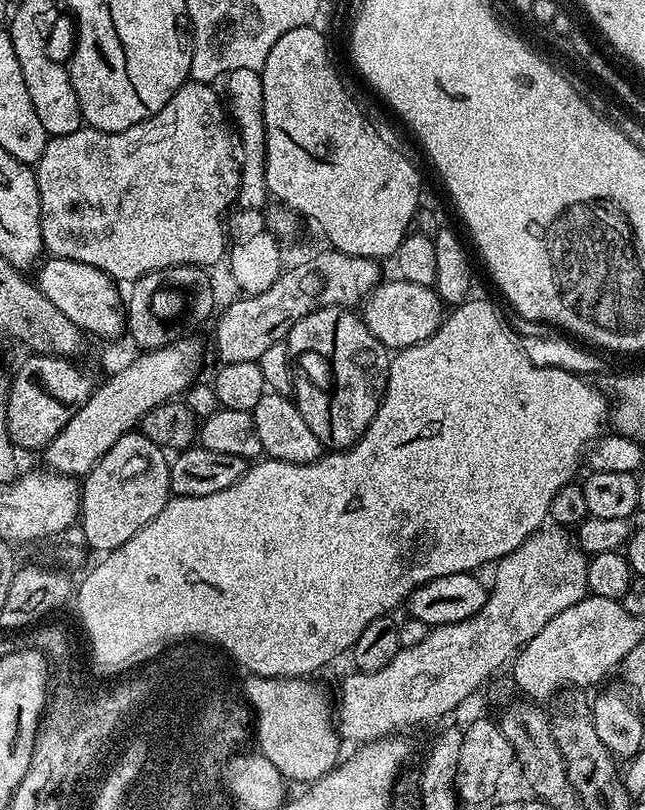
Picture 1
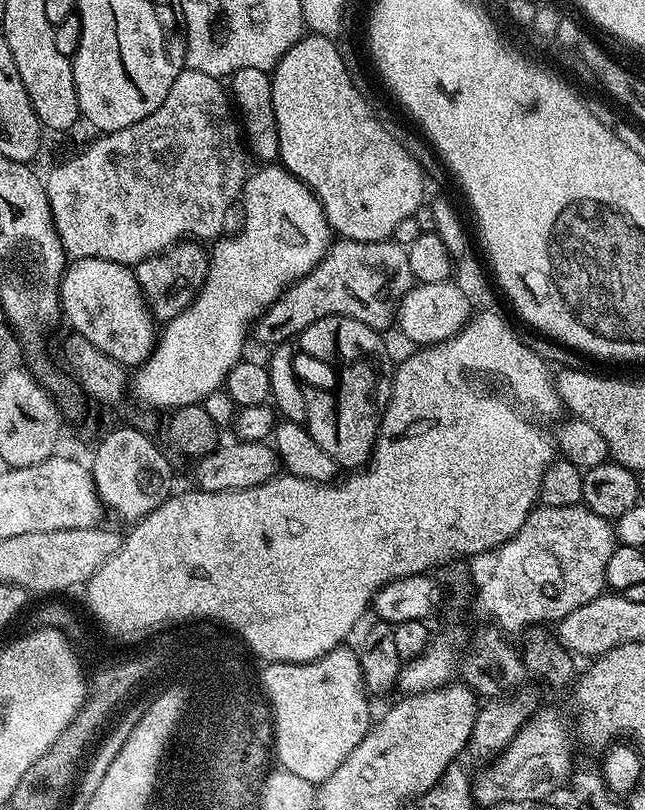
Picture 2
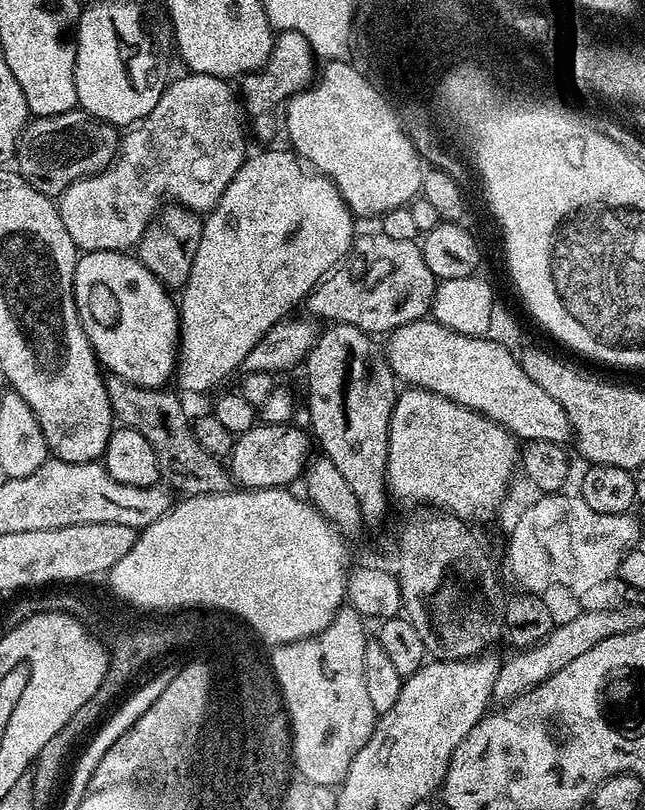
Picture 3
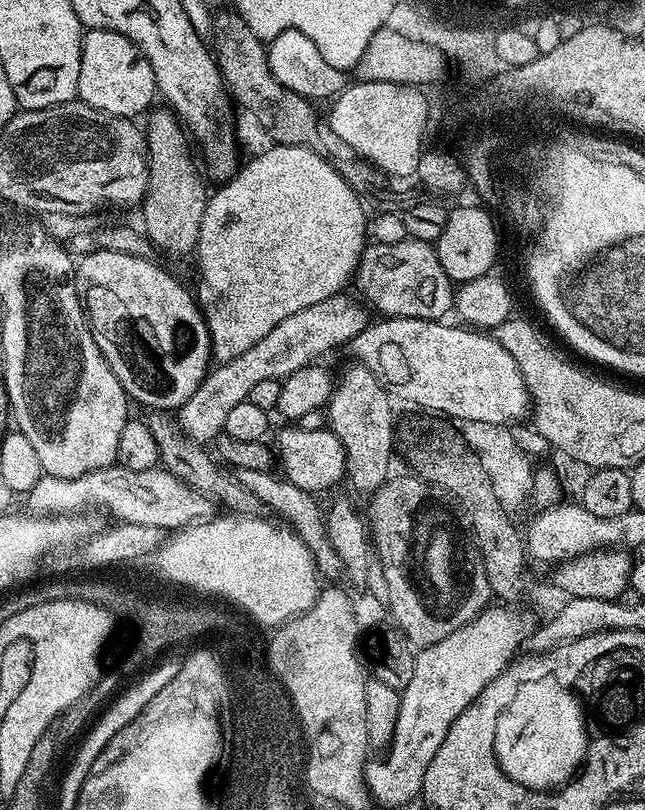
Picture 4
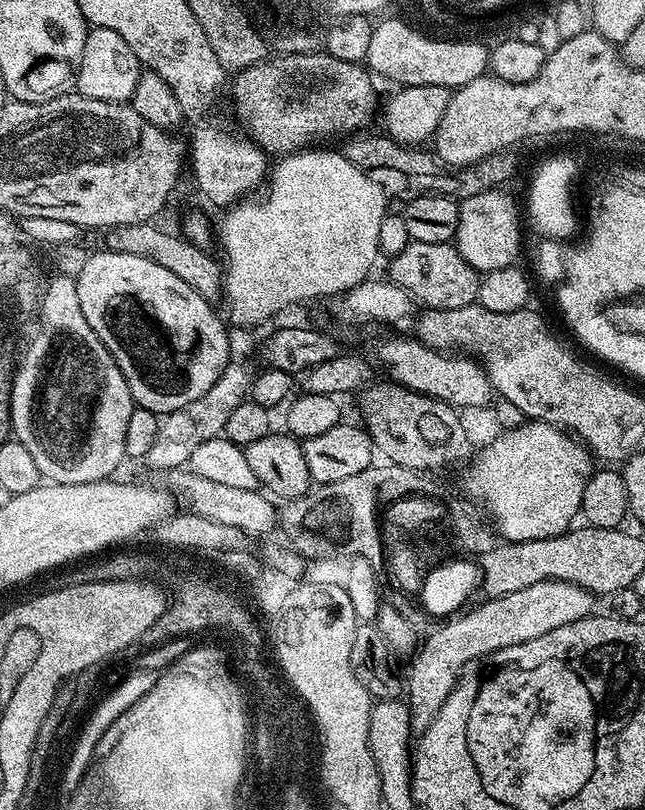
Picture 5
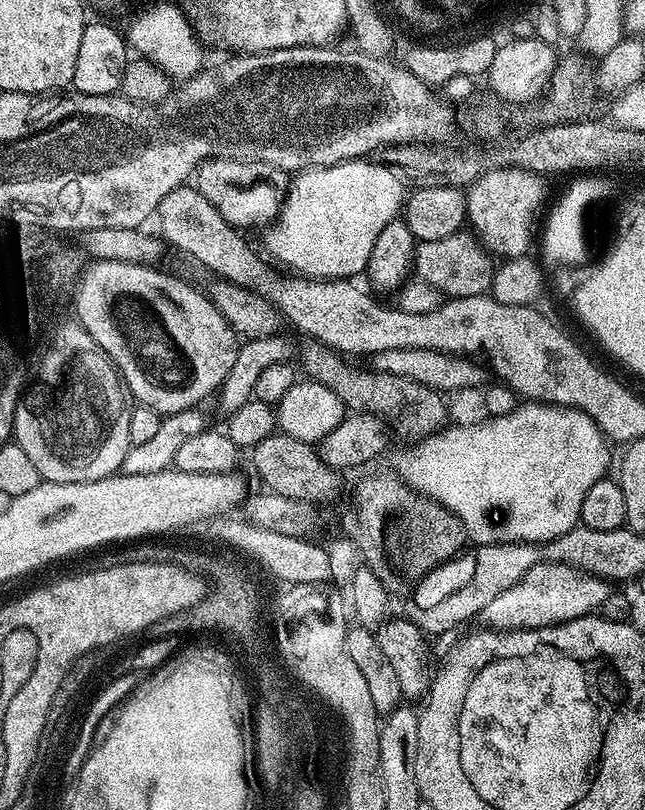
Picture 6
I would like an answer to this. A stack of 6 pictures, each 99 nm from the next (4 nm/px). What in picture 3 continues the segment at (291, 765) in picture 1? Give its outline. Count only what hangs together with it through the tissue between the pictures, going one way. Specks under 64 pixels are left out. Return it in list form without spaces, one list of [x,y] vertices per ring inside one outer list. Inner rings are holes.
[[[342,606],[336,611],[336,616],[330,622],[330,626],[326,630],[322,630],[318,636],[311,636],[293,644],[281,644],[271,649],[272,657],[270,657],[270,664],[275,666],[276,670],[274,672],[280,672],[280,680],[284,680],[284,692],[288,692],[288,703],[285,705],[285,708],[288,710],[288,718],[292,726],[292,758],[294,768],[303,779],[315,784],[339,785],[350,770],[350,762],[354,762],[354,754],[358,750],[362,750],[362,746],[366,746],[370,734],[376,729],[378,714],[374,710],[374,705],[371,704],[366,691],[366,674],[362,674],[362,654],[366,650],[370,639],[369,633],[364,633],[364,624],[366,625],[365,617],[361,616],[358,610],[354,610],[350,606]]]

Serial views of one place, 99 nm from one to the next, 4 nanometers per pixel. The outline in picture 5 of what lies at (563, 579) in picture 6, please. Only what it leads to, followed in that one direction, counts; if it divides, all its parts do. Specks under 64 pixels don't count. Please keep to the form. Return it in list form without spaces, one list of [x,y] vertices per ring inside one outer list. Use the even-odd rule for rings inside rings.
[[[544,580],[502,597],[485,599],[485,604],[470,609],[465,616],[456,614],[441,623],[444,624],[441,628],[434,629],[425,640],[423,637],[418,651],[410,660],[412,681],[406,684],[406,703],[412,712],[413,733],[423,734],[430,726],[446,698],[465,675],[464,667],[471,660],[483,661],[499,648],[530,642],[530,638],[538,638],[550,630],[558,630],[558,626],[593,615],[592,601],[593,594],[580,585]]]

